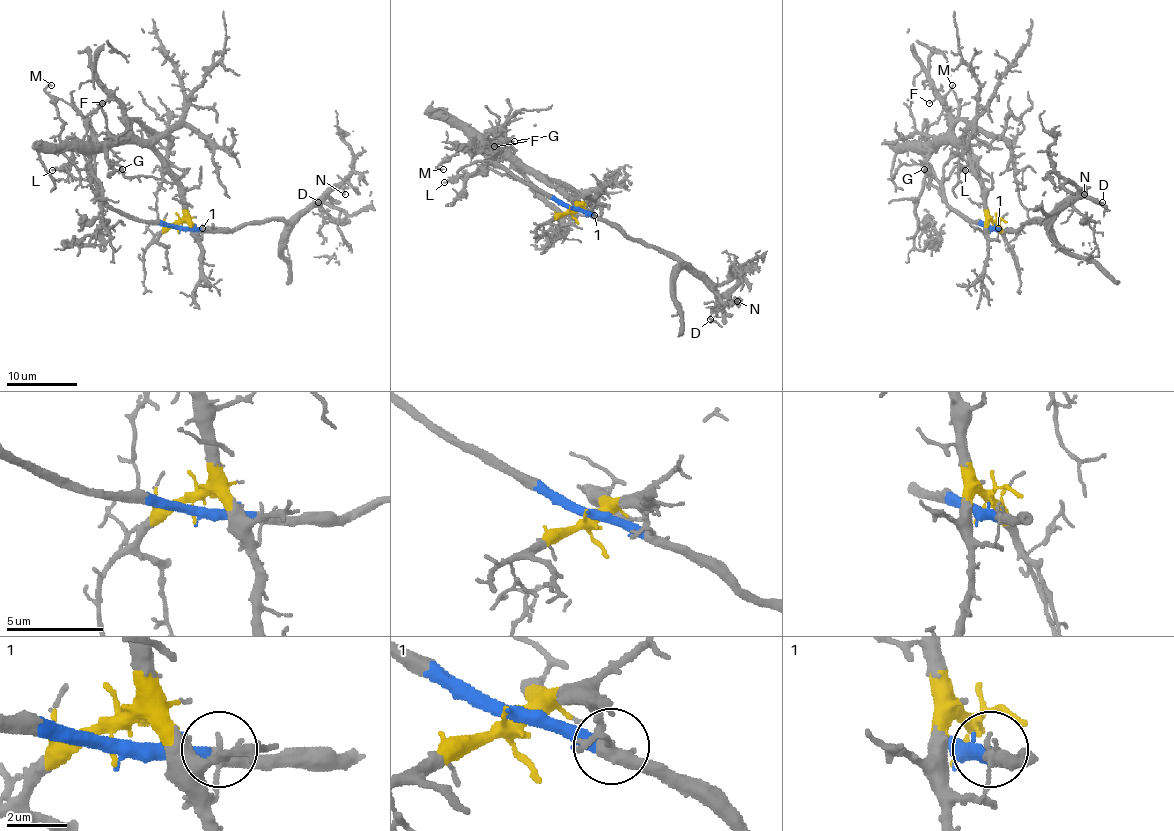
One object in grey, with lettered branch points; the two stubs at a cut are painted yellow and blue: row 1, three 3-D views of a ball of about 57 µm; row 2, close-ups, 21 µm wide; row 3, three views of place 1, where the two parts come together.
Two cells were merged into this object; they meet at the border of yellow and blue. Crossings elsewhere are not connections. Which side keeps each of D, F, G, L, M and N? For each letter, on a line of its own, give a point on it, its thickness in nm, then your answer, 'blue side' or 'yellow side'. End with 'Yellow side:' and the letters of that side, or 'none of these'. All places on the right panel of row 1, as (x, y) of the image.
D: at (1102, 202); 100 nm thick; blue side
F: at (929, 103); 120 nm thick; yellow side
G: at (924, 169); 140 nm thick; yellow side
L: at (965, 170); 150 nm thick; blue side
M: at (952, 85); 120 nm thick; blue side
N: at (1084, 194); 100 nm thick; blue side
Yellow side: F, G

